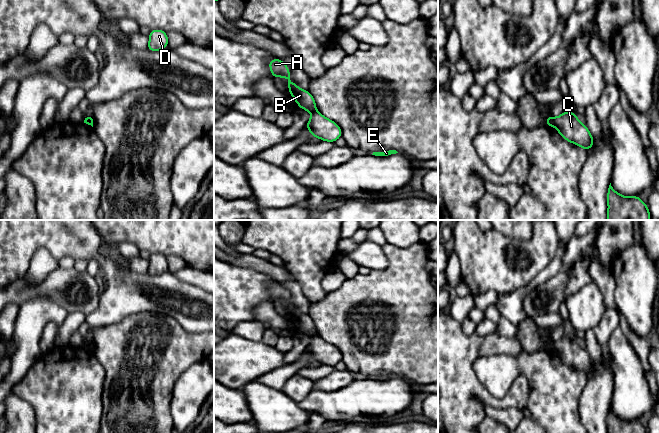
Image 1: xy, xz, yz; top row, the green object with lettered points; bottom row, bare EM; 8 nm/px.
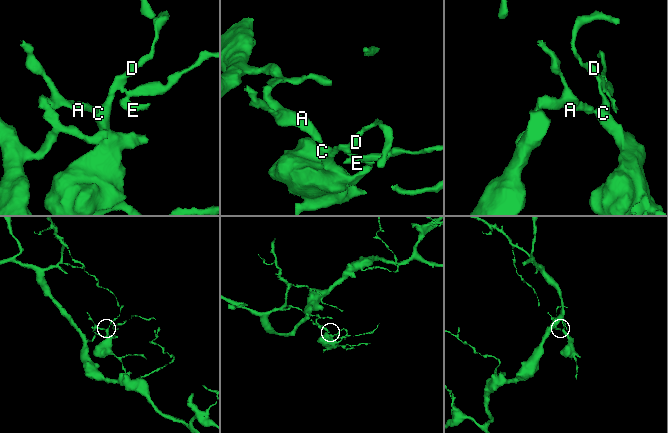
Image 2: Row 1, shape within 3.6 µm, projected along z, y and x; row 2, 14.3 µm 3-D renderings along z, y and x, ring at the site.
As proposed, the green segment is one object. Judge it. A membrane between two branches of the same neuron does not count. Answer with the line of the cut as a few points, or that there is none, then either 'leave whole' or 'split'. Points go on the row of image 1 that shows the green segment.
cut in yz along (554, 118), (552, 125); split

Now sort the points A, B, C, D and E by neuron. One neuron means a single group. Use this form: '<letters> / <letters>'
A B / C D E

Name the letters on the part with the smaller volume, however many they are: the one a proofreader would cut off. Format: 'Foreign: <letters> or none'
Foreign: C, D, E

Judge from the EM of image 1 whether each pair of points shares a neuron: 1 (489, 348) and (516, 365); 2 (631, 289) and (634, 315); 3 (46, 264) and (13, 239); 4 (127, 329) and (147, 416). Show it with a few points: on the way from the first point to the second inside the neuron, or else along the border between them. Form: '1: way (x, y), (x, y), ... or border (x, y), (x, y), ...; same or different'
1: border (521, 350), (517, 355), (482, 355), (476, 360); different
2: way (634, 295), (634, 309); same
3: border (57, 259), (40, 247), (24, 275); different
4: way (139, 351), (139, 394); same

